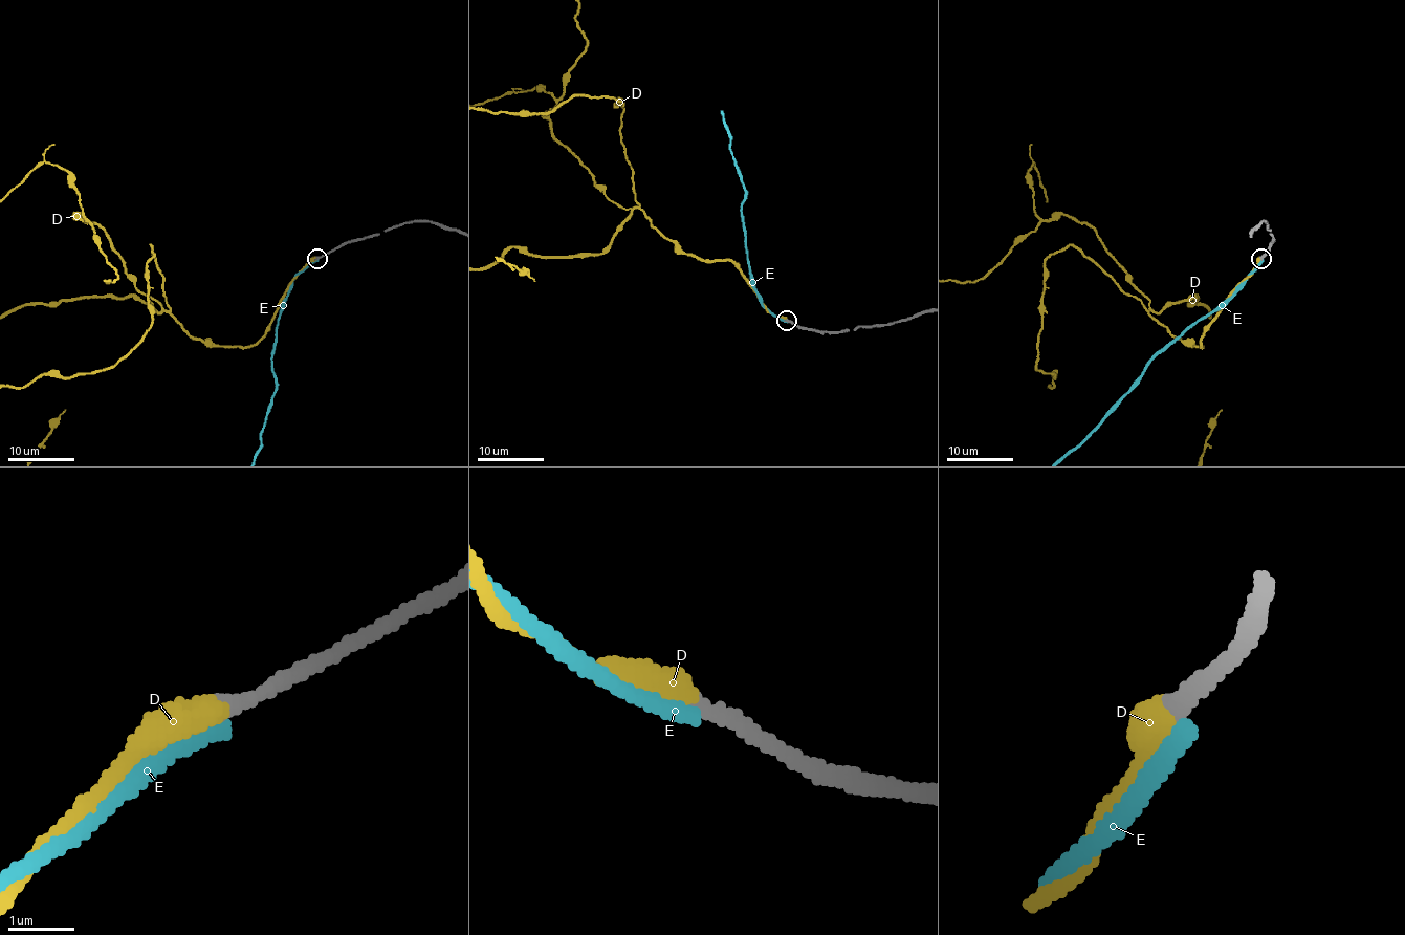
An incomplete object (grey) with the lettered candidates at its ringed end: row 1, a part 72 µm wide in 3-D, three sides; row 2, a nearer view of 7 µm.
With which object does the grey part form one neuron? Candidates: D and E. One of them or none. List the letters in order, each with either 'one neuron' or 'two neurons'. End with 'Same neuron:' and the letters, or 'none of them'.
D: one neuron
E: two neurons
Same neuron: D

